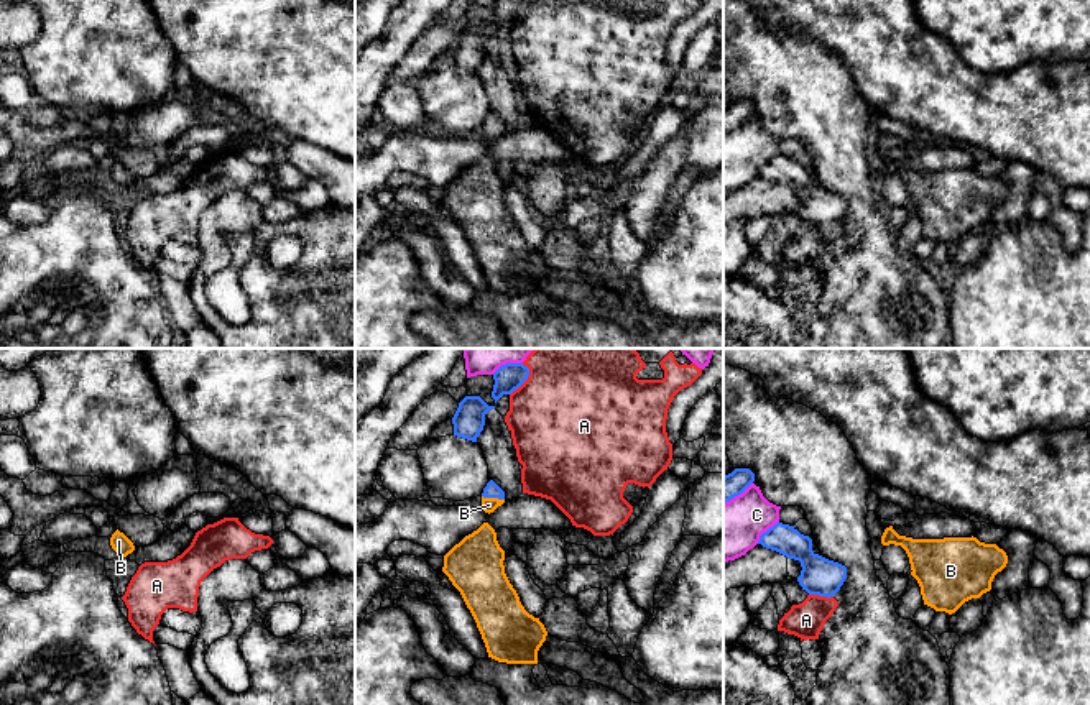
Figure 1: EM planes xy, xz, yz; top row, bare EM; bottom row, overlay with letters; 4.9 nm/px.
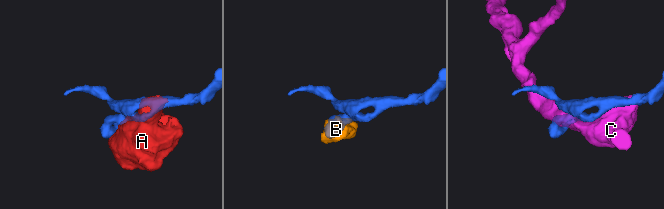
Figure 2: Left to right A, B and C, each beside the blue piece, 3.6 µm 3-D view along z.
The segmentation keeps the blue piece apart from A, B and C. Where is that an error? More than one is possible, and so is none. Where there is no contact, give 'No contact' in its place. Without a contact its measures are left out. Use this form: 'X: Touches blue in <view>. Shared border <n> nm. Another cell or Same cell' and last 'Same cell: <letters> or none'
A: Touches blue in xz. Shared border 170 nm. Another cell
B: Touches blue in xz. Shared border 110 nm. Same cell
C: Touches blue in yz. Shared border 160 nm. Another cell
Same cell: B

